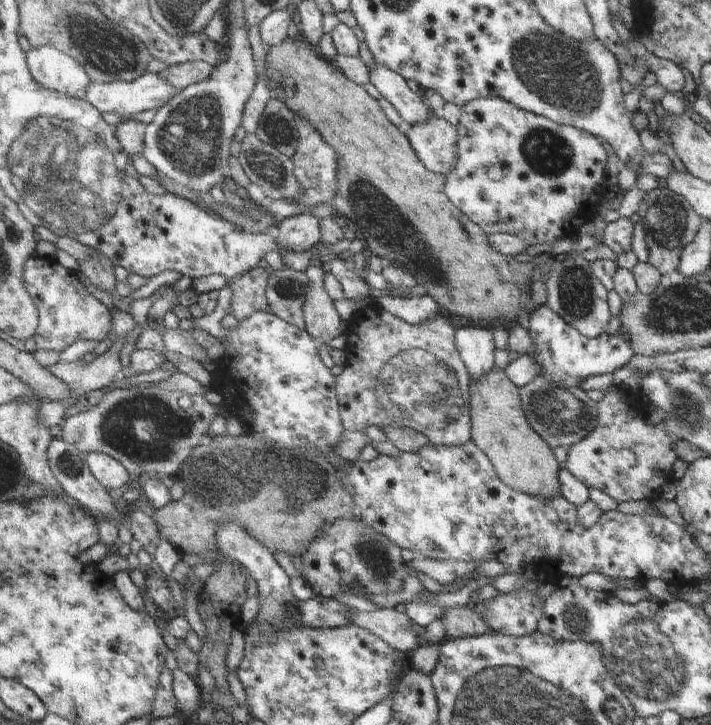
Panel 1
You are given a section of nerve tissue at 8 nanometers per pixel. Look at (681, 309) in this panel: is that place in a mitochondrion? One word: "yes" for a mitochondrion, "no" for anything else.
yes

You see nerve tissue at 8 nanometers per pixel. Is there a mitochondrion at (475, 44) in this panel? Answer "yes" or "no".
no

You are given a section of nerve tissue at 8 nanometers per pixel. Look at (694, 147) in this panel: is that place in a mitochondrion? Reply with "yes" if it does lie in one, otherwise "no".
no

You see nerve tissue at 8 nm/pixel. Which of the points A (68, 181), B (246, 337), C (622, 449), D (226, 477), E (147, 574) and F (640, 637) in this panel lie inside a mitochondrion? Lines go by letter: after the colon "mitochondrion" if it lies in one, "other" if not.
A: mitochondrion
B: other
C: other
D: mitochondrion
E: other
F: mitochondrion

